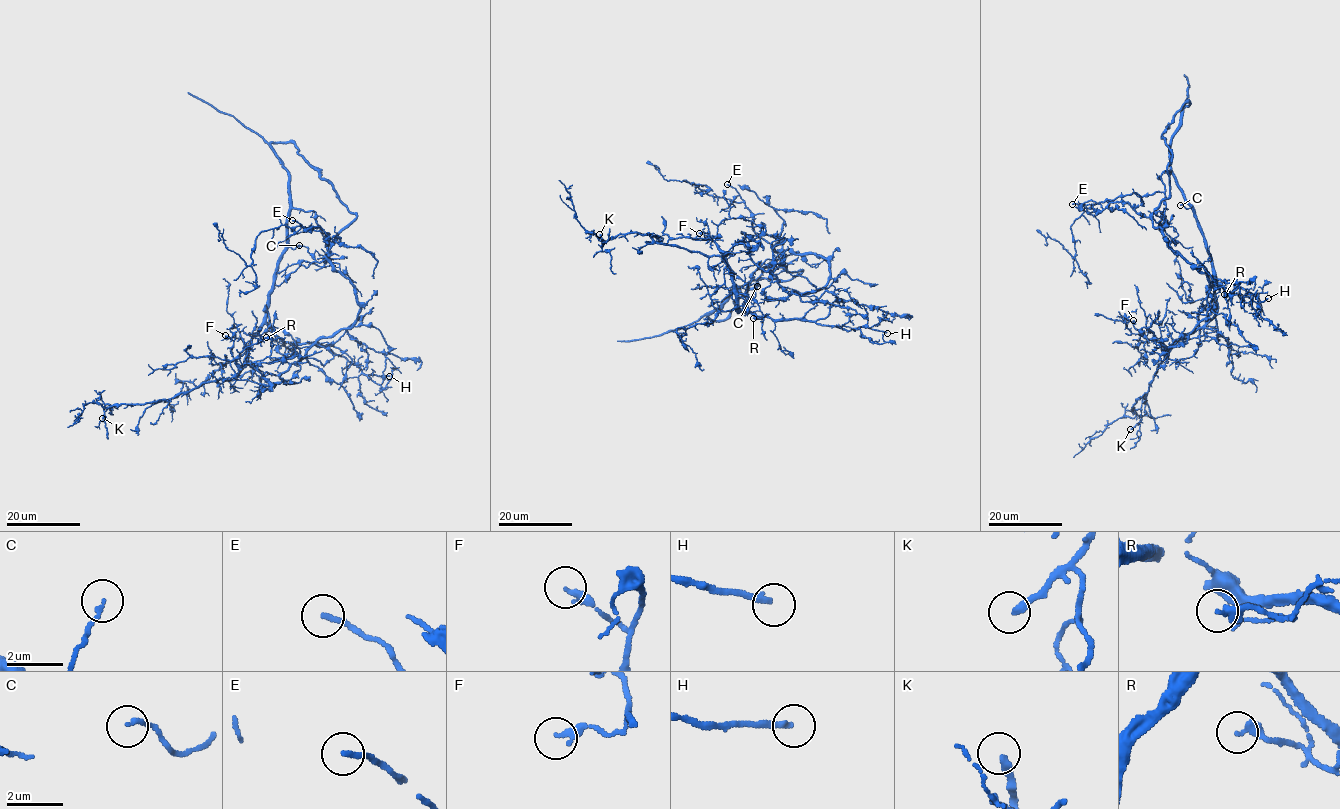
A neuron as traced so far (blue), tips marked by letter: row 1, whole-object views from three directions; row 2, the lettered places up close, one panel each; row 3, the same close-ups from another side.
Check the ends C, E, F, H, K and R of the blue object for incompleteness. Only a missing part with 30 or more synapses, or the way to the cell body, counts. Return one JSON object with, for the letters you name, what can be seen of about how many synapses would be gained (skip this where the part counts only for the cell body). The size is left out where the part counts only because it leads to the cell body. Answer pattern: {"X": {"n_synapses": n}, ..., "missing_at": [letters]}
{"H": {"n_synapses": 35}, "K": {"n_synapses": 45}, "missing_at": ["H", "K"]}

